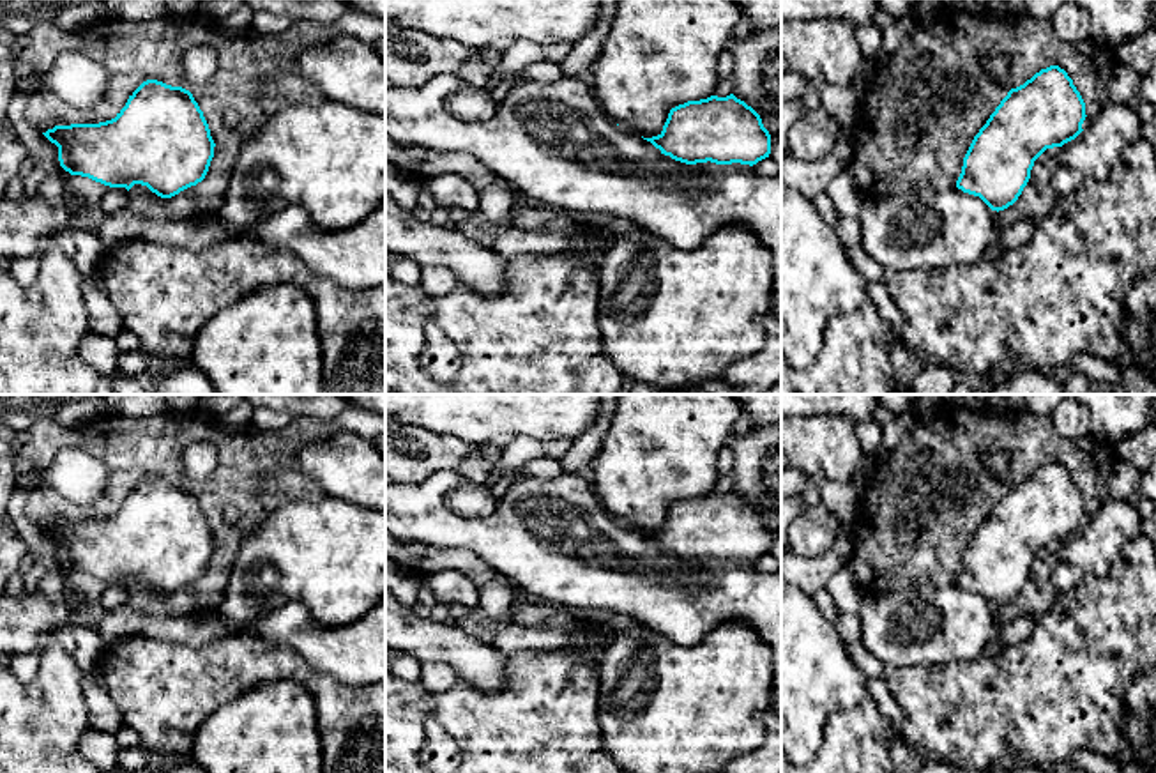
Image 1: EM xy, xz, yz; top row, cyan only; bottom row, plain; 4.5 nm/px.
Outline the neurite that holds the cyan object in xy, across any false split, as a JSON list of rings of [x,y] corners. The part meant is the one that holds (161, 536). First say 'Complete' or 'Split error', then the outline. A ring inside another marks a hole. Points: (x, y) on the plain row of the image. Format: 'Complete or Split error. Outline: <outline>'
Complete. Outline: [[[157,476],[143,478],[111,517],[55,522],[42,531],[58,543],[60,563],[71,571],[127,587],[141,580],[161,594],[171,594],[202,578],[216,543],[193,490]]]

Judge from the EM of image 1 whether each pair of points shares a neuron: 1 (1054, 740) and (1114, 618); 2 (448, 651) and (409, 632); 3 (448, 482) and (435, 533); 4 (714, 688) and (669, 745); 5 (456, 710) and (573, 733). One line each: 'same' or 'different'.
1: same
2: same
3: same
4: same
5: same

